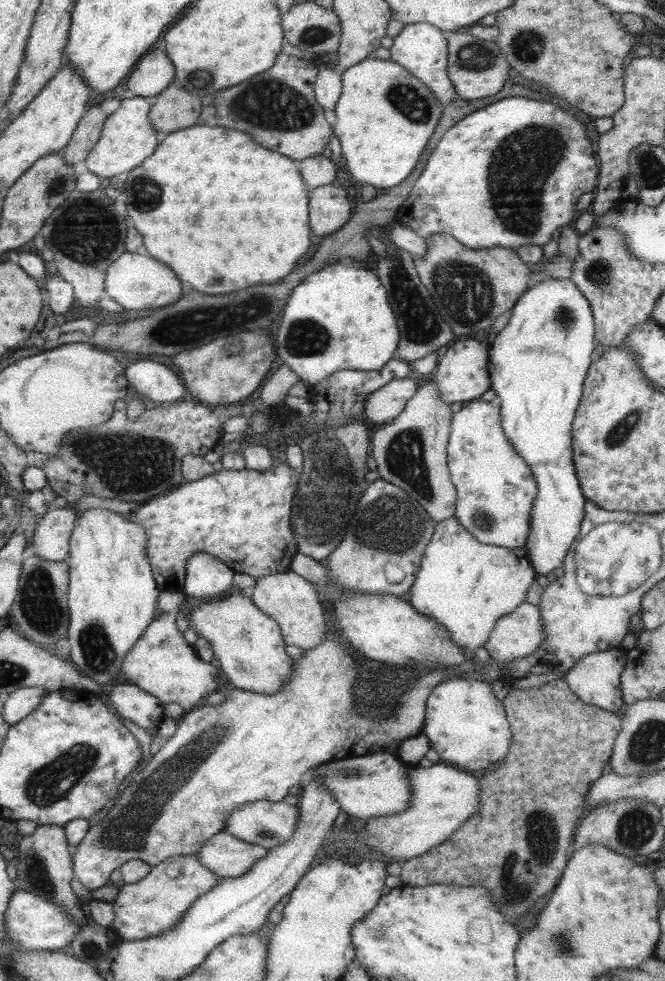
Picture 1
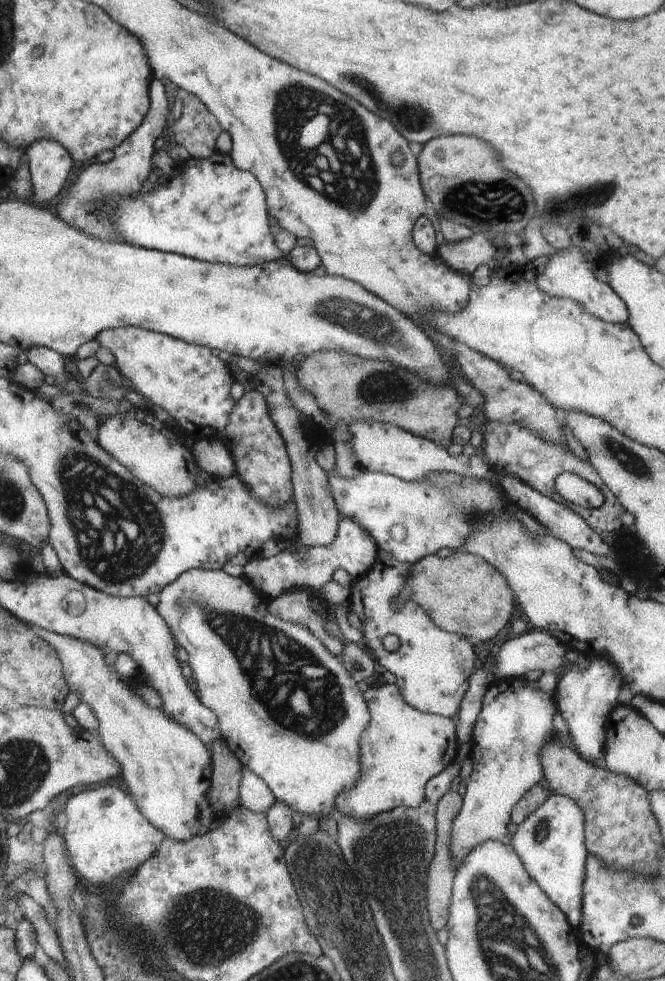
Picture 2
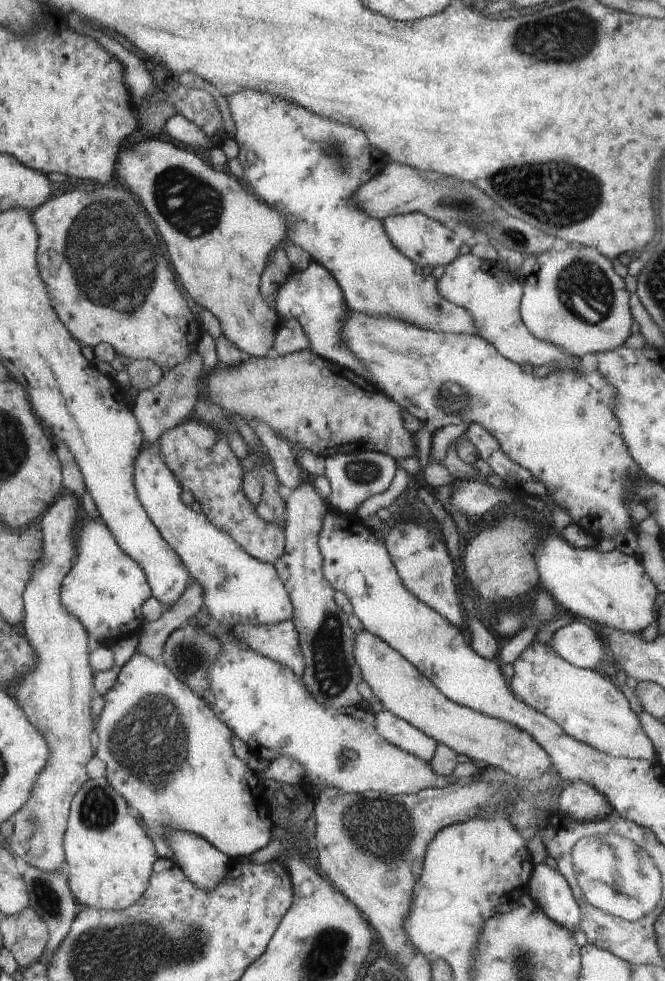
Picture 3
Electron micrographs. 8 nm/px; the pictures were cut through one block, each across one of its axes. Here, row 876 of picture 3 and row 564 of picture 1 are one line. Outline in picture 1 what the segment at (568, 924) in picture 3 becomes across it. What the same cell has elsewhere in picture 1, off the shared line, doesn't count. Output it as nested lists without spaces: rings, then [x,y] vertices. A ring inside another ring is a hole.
[[[545,278],[544,282],[538,282],[536,286],[525,291],[519,298],[515,305],[512,307],[512,315],[508,325],[497,335],[493,335],[490,339],[488,370],[491,376],[491,389],[496,392],[500,398],[501,409],[501,425],[504,434],[516,449],[516,452],[526,461],[530,467],[533,477],[537,482],[537,497],[534,499],[531,519],[530,530],[528,534],[527,544],[524,546],[527,550],[527,558],[532,565],[532,568],[537,572],[538,576],[546,576],[550,574],[555,568],[563,568],[564,558],[571,547],[574,547],[576,536],[578,536],[581,529],[581,522],[584,518],[584,505],[587,498],[583,495],[578,477],[576,476],[576,469],[574,468],[574,461],[572,460],[572,423],[576,416],[576,410],[580,405],[580,400],[583,398],[583,382],[586,378],[588,369],[593,363],[592,351],[596,346],[595,326],[593,322],[593,312],[590,309],[588,300],[580,293],[580,290],[575,286],[574,282],[570,279],[556,279]]]

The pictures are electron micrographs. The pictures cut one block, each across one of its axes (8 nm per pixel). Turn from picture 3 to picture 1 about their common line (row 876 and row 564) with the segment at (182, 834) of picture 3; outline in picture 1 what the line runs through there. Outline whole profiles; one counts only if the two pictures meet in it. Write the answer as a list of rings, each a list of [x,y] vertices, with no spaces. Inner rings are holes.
[[[197,552],[186,560],[183,593],[198,600],[218,600],[233,589],[235,572],[219,558]]]

